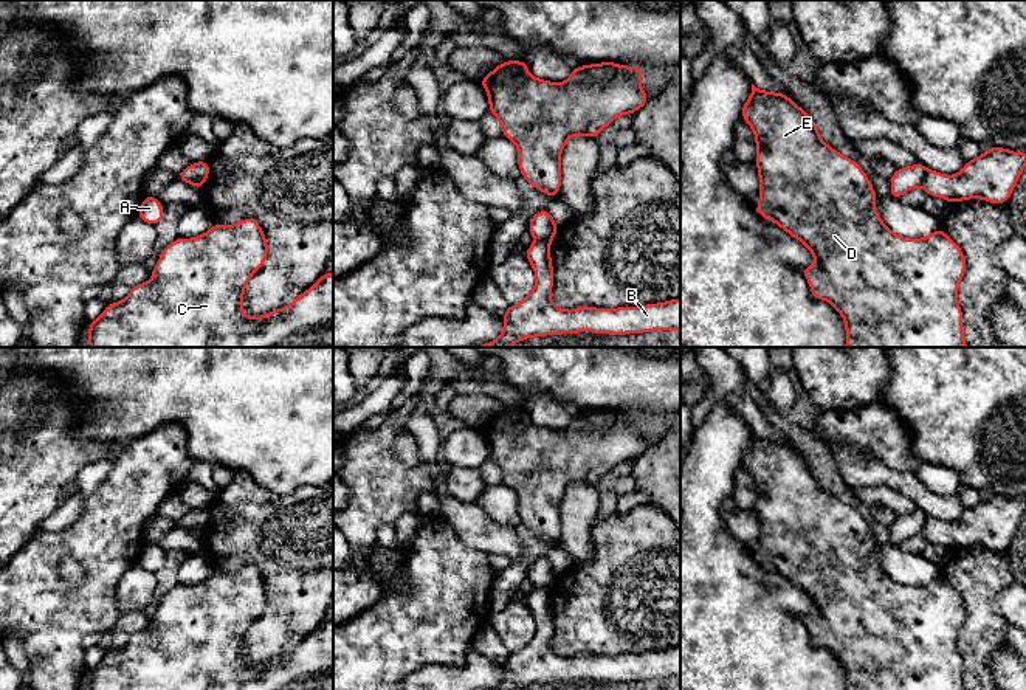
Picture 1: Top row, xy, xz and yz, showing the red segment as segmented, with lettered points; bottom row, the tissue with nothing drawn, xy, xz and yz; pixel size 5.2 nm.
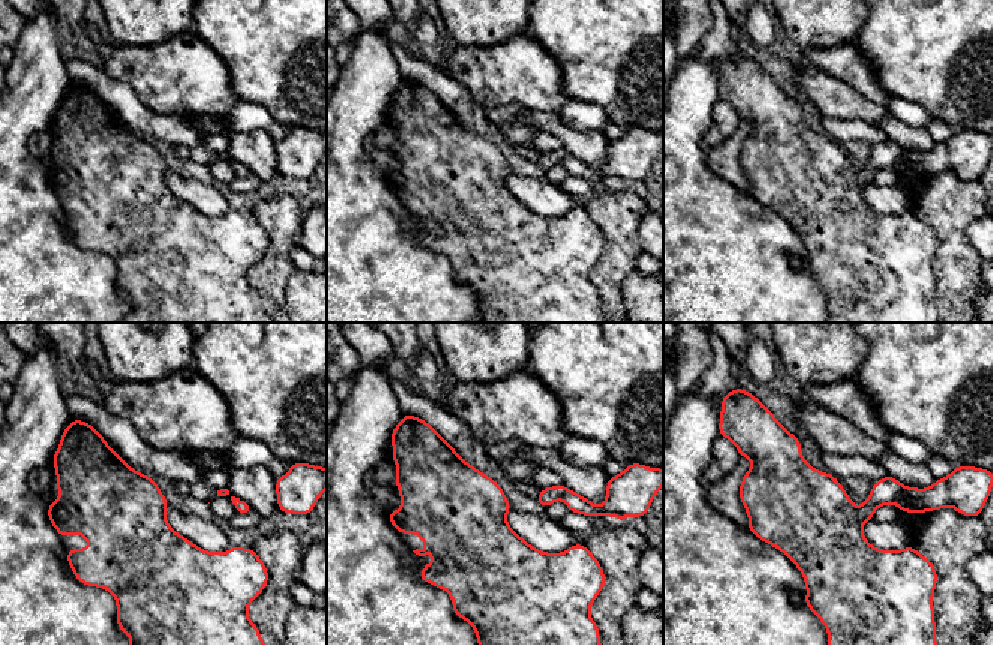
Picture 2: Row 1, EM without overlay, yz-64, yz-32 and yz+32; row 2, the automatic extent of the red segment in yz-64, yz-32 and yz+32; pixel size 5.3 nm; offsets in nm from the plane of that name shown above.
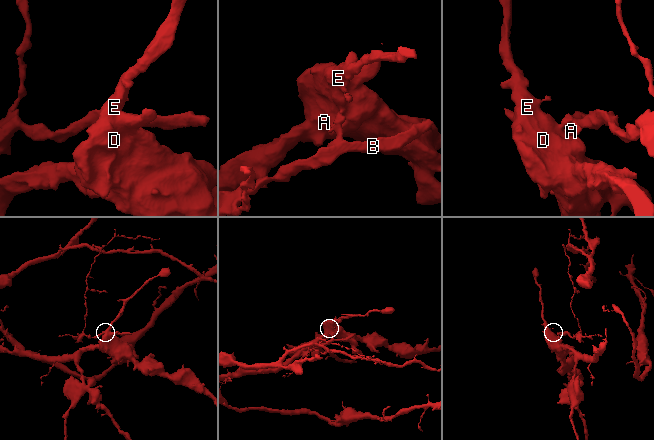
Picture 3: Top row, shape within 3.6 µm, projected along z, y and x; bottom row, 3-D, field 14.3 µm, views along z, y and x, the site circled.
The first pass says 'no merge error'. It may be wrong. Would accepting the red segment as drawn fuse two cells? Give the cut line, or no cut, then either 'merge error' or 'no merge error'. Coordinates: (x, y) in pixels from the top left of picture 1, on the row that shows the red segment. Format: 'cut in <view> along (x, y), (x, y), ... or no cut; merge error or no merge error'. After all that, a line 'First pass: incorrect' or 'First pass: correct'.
cut in yz along (929, 169), (919, 185); merge error
First pass: incorrect

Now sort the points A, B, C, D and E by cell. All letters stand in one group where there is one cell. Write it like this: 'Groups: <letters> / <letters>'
Groups: A B / C D E

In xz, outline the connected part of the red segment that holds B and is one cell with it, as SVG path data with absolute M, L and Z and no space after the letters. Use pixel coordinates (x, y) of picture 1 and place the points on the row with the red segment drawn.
M538 240L525 250L536 276L535 288L516 305L507 305L502 335L477 347L510 347L532 336L561 333L642 333L680 330L680 298L642 307L564 310L550 299L553 267L550 240Z

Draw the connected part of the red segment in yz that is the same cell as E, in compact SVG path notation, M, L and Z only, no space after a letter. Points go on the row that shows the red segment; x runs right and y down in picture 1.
M752 84L752 93L749 101L742 105L742 119L755 132L756 155L755 161L759 175L759 202L756 212L763 219L773 220L780 228L789 233L797 240L801 240L817 264L814 267L803 267L801 273L806 276L812 296L815 299L828 301L834 309L843 316L846 329L846 346L845 347L967 347L962 330L962 310L958 304L958 285L966 273L966 259L962 250L947 236L941 228L933 231L924 239L908 239L894 234L879 217L874 202L879 200L871 181L862 167L851 158L838 154L831 146L828 146L811 119L807 112L794 104L790 98L784 93L764 91Z

